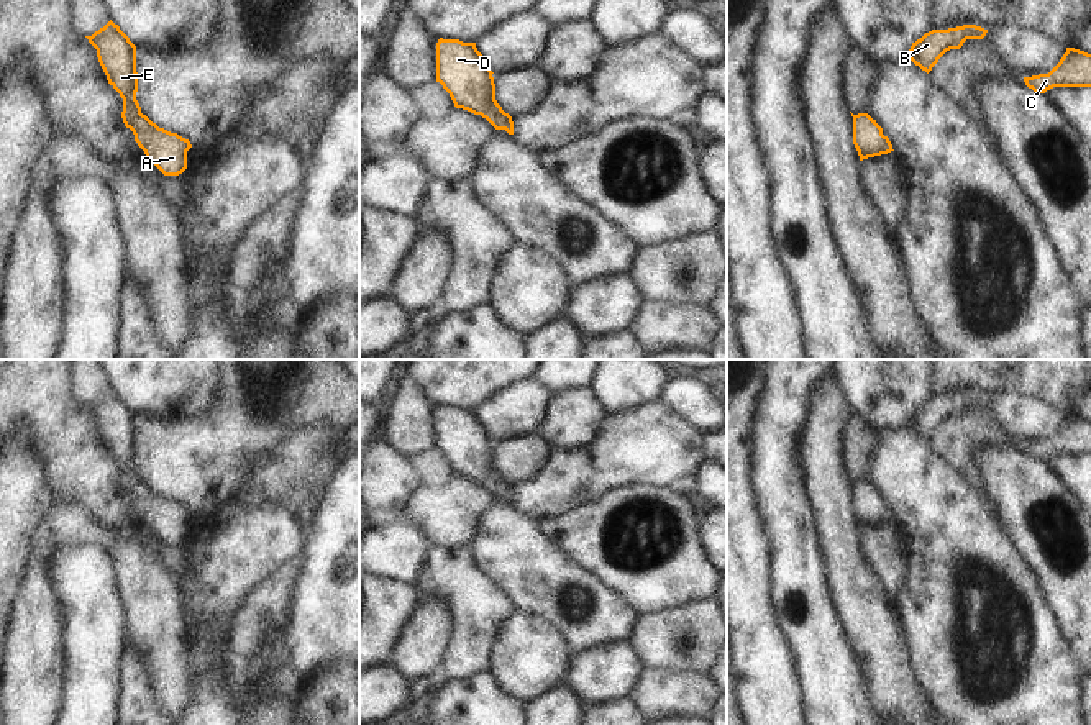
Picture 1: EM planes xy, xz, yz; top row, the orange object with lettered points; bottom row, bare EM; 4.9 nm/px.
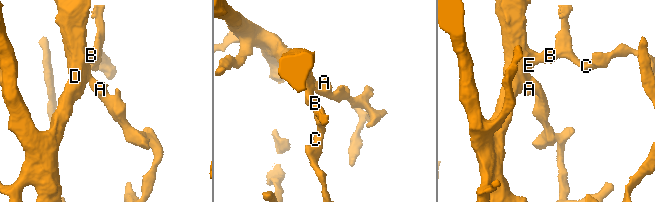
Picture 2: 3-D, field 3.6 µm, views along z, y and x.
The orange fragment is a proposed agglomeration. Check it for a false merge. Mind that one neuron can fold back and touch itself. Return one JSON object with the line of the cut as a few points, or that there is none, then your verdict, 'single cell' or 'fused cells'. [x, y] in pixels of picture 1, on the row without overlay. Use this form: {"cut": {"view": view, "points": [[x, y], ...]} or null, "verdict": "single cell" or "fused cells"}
{"cut": null, "verdict": "single cell"}

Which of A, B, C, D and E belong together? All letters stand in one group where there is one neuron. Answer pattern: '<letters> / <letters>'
A B C D E

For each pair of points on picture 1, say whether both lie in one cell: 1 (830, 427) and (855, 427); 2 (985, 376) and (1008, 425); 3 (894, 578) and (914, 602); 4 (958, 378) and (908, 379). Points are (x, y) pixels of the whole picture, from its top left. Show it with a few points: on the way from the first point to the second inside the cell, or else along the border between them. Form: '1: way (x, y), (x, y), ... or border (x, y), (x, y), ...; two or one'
1: border (850, 412), (844, 430), (845, 466); two
2: border (1032, 397), (996, 394), (988, 399); two
3: border (909, 550), (909, 576), (894, 597); two
4: border (927, 376), (927, 391), (932, 396); two

